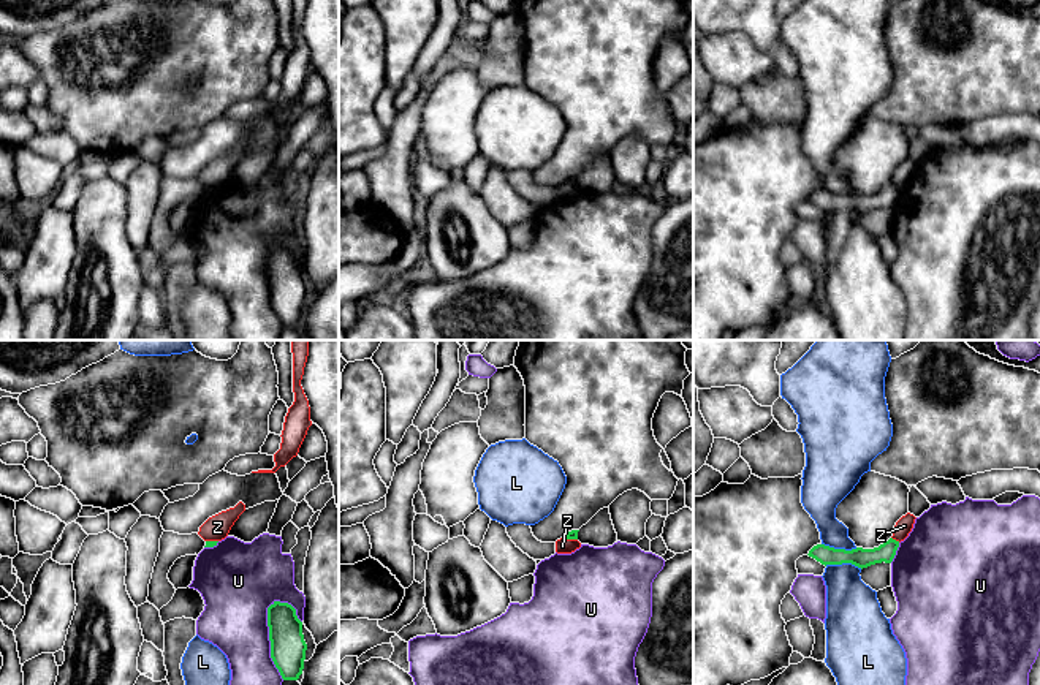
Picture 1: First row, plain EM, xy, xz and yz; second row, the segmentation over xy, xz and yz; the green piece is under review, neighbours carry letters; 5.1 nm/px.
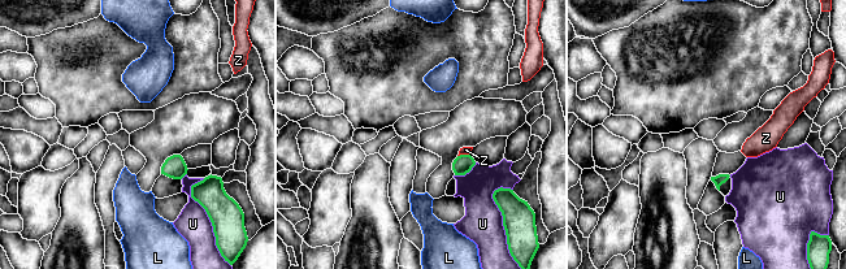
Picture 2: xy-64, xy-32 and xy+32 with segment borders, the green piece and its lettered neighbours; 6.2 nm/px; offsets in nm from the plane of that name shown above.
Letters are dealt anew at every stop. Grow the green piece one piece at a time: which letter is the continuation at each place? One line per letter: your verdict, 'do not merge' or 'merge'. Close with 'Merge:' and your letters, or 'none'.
L: do not merge
U: do not merge
Z: do not merge
Merge: none

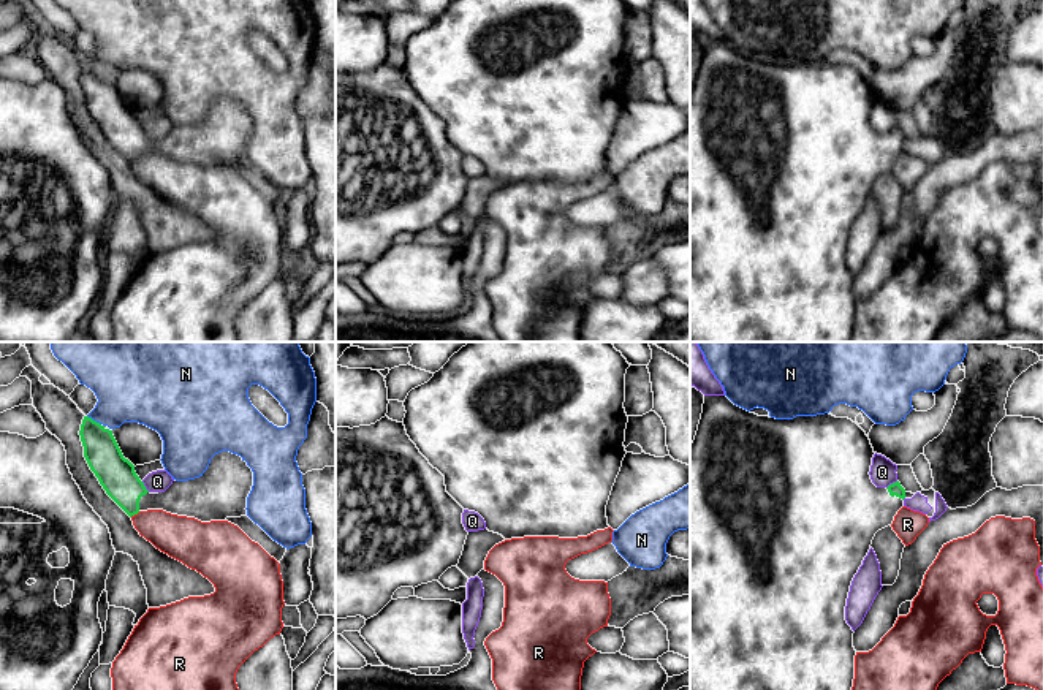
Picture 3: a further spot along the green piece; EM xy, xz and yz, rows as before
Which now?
N: do not merge
Q: do not merge
R: do not merge
Merge: none

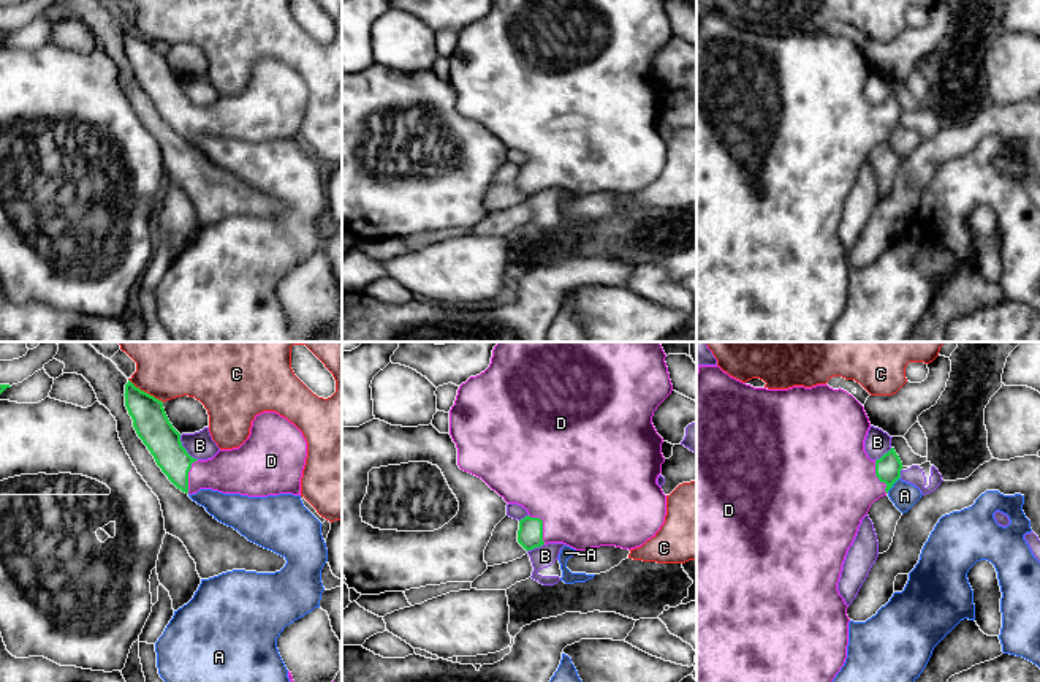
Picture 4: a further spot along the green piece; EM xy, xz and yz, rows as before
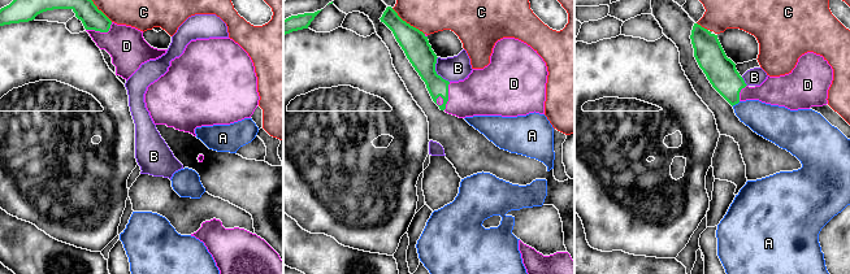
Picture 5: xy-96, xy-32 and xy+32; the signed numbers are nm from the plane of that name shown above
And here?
A: do not merge
B: do not merge
C: do not merge
D: merge
Merge: D

